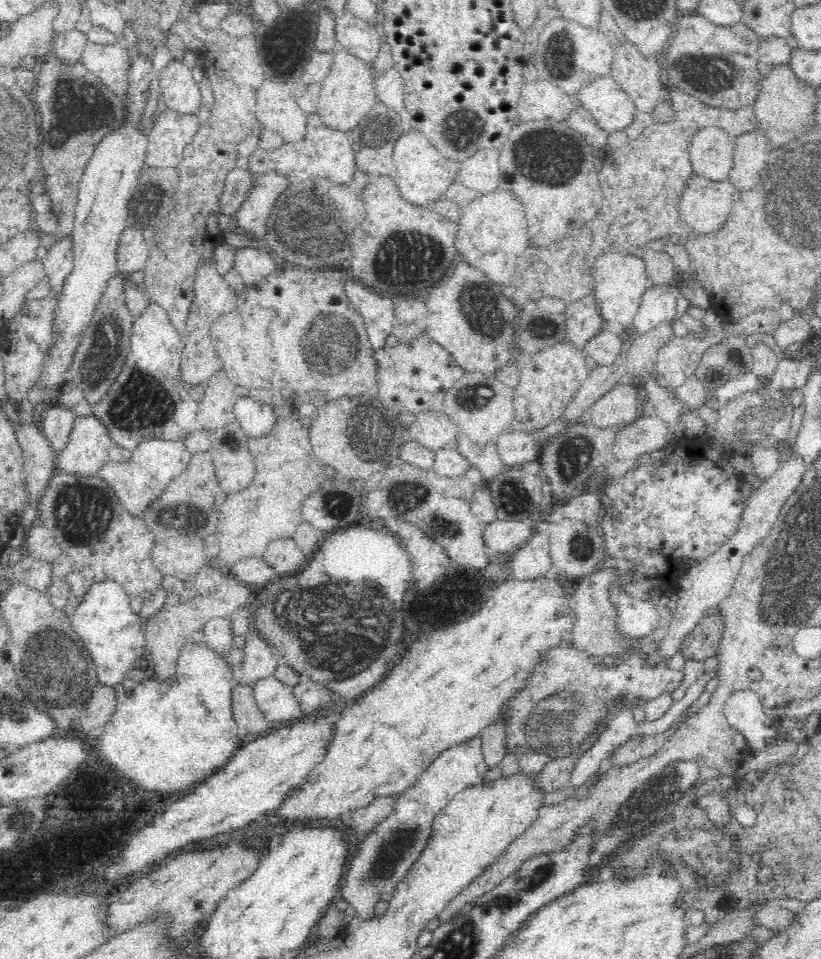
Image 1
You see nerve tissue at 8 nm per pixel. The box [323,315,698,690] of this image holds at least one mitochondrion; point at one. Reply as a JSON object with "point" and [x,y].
{"point":[363,441]}

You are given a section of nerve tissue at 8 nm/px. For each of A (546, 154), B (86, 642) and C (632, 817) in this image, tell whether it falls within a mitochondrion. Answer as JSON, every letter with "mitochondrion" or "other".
{"A":"mitochondrion","B":"mitochondrion","C":"mitochondrion"}

